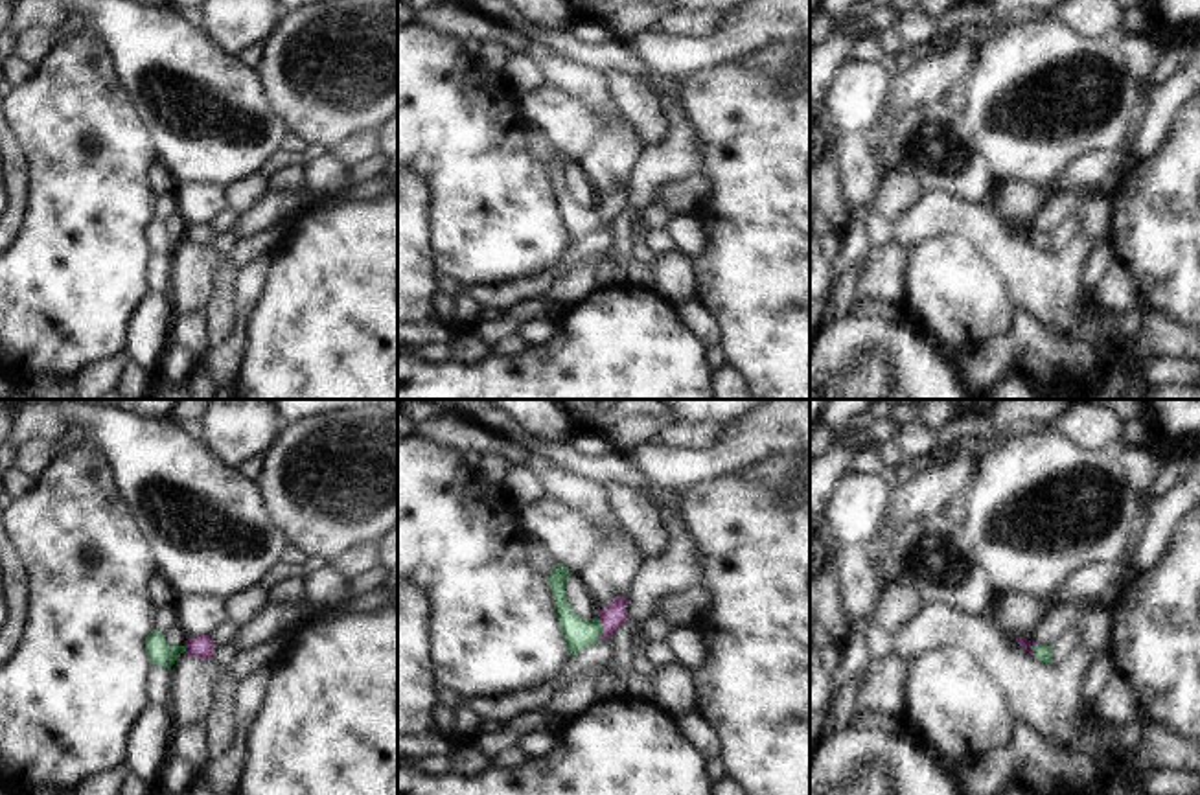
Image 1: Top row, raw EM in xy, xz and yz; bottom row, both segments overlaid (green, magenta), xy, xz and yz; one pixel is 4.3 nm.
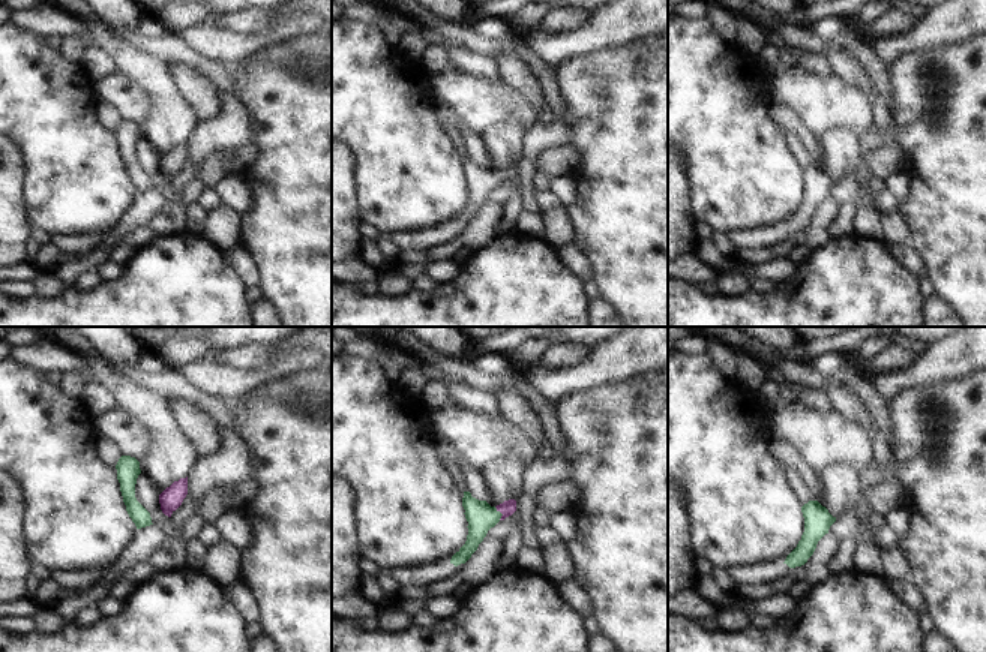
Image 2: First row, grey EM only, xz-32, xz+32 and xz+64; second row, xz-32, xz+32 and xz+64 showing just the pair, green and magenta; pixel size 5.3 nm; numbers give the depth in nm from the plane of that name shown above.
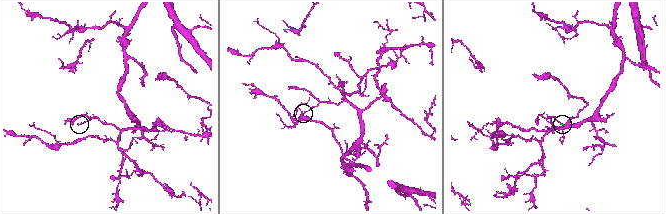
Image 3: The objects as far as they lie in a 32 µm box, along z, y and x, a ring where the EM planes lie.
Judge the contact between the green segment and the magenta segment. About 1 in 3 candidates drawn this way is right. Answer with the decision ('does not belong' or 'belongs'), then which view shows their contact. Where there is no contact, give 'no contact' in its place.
belongs | xz

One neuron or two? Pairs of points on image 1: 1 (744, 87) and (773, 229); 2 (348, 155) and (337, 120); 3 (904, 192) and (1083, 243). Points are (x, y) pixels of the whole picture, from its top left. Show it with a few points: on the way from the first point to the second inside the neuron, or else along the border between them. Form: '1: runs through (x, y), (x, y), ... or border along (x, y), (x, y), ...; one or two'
1: runs through (746, 122), (773, 155), (773, 194); one
2: border along (376, 129), (350, 135), (330, 149); two
3: border along (924, 192), (893, 223); two

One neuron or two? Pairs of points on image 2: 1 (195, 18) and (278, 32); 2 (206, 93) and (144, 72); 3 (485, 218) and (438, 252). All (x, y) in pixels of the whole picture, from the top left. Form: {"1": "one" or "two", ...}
{"1": "two", "2": "two", "3": "one"}

